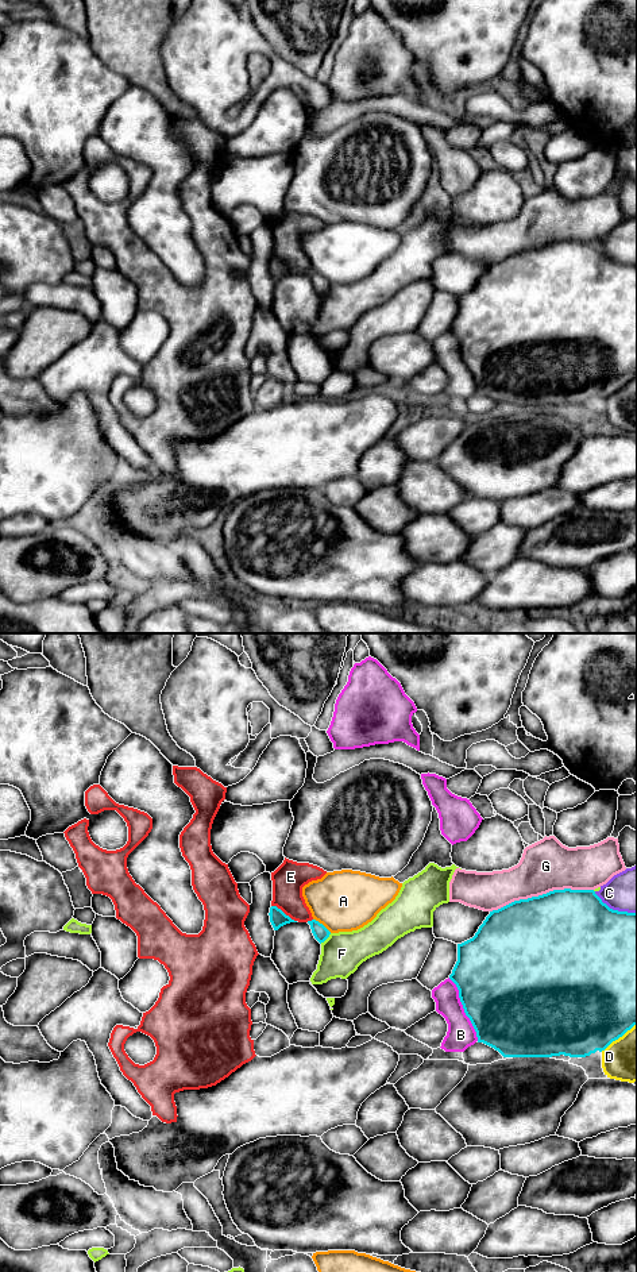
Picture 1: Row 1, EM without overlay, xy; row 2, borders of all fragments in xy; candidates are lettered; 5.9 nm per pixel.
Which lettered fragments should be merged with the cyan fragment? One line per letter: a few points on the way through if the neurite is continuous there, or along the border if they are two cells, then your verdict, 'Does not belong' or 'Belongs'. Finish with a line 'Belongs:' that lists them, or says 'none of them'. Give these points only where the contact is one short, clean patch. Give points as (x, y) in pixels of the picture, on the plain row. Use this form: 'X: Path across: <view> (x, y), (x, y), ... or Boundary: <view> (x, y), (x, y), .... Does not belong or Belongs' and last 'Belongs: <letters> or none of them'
A: Does not belong
B: Does not belong
C: Does not belong
D: Does not belong
E: Boundary: xy (271, 257), (275, 257), (296, 273). Does not belong
F: Does not belong
G: Does not belong
Belongs: none of them

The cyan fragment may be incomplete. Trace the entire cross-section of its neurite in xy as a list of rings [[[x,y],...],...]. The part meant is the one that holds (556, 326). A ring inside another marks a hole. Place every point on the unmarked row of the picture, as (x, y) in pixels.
[[[553,242],[528,251],[514,253],[498,262],[490,263],[475,288],[458,296],[458,313],[449,331],[459,342],[459,350],[478,389],[503,409],[586,409],[597,402],[605,402],[613,393],[622,389],[637,377],[637,265],[610,261],[594,242]]]

